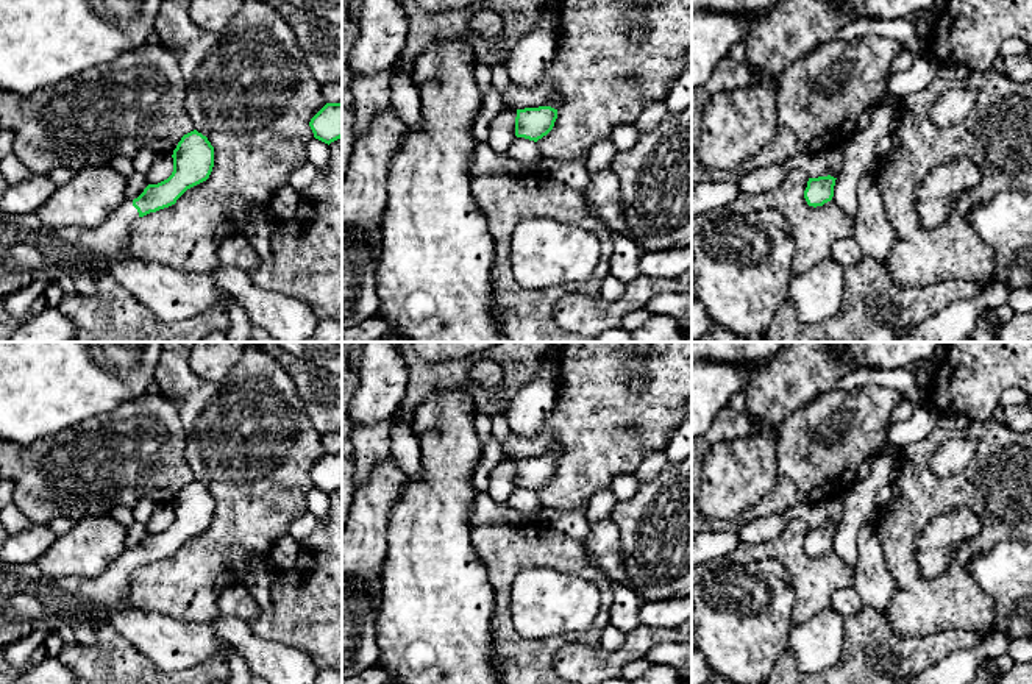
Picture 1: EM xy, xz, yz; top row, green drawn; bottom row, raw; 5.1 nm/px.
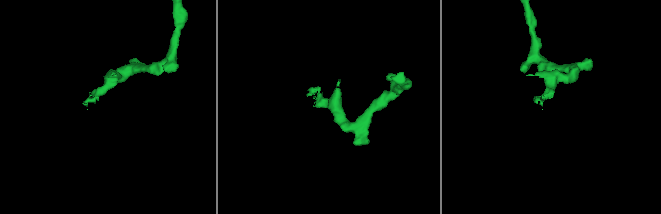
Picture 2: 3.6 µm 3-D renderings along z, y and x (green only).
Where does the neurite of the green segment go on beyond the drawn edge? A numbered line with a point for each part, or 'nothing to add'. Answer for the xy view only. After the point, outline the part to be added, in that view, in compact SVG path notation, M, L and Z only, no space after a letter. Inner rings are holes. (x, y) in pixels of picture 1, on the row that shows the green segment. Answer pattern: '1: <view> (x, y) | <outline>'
1: xy (30, 250) | M125 200L94 228L53 228L36 214L0 211L0 298L37 280L58 283L62 276L108 275L112 261L131 258L126 240L137 219L133 200Z

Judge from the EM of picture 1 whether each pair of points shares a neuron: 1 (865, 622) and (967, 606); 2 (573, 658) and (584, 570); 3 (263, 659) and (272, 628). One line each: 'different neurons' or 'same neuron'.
1: different neurons
2: different neurons
3: different neurons

